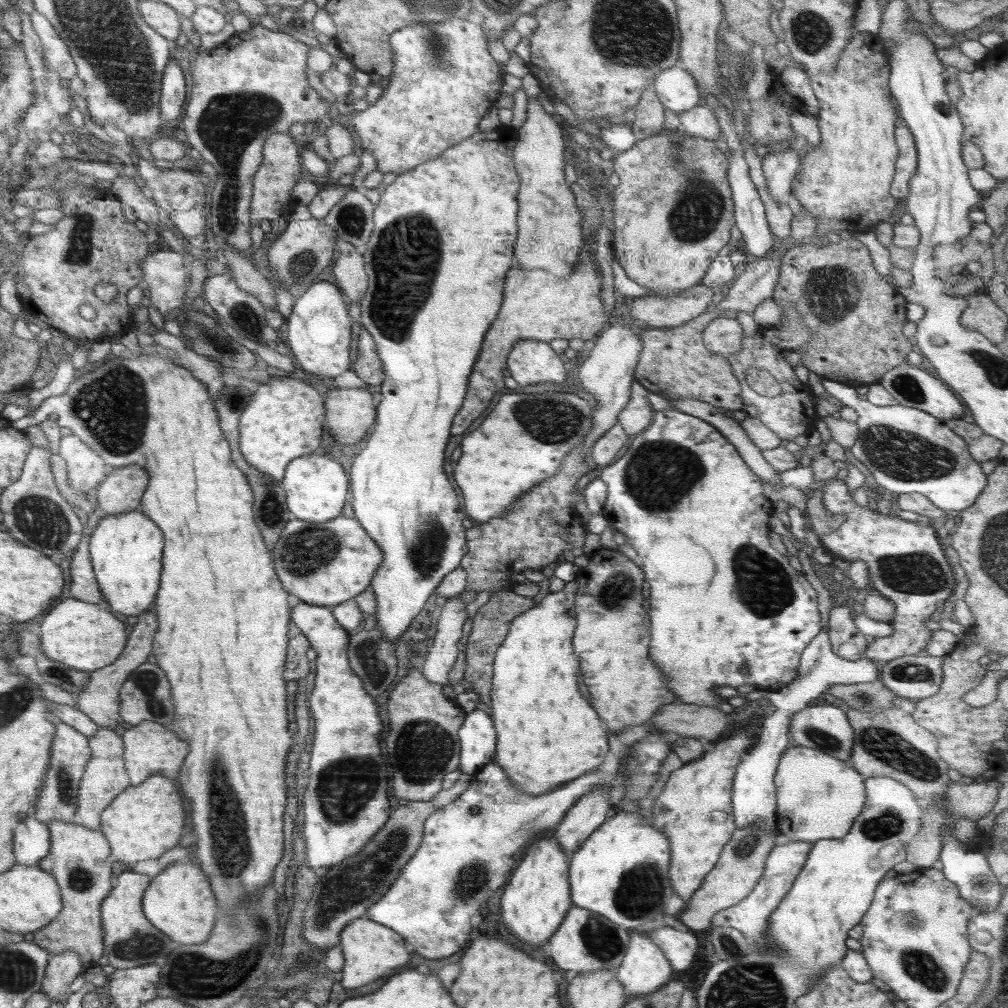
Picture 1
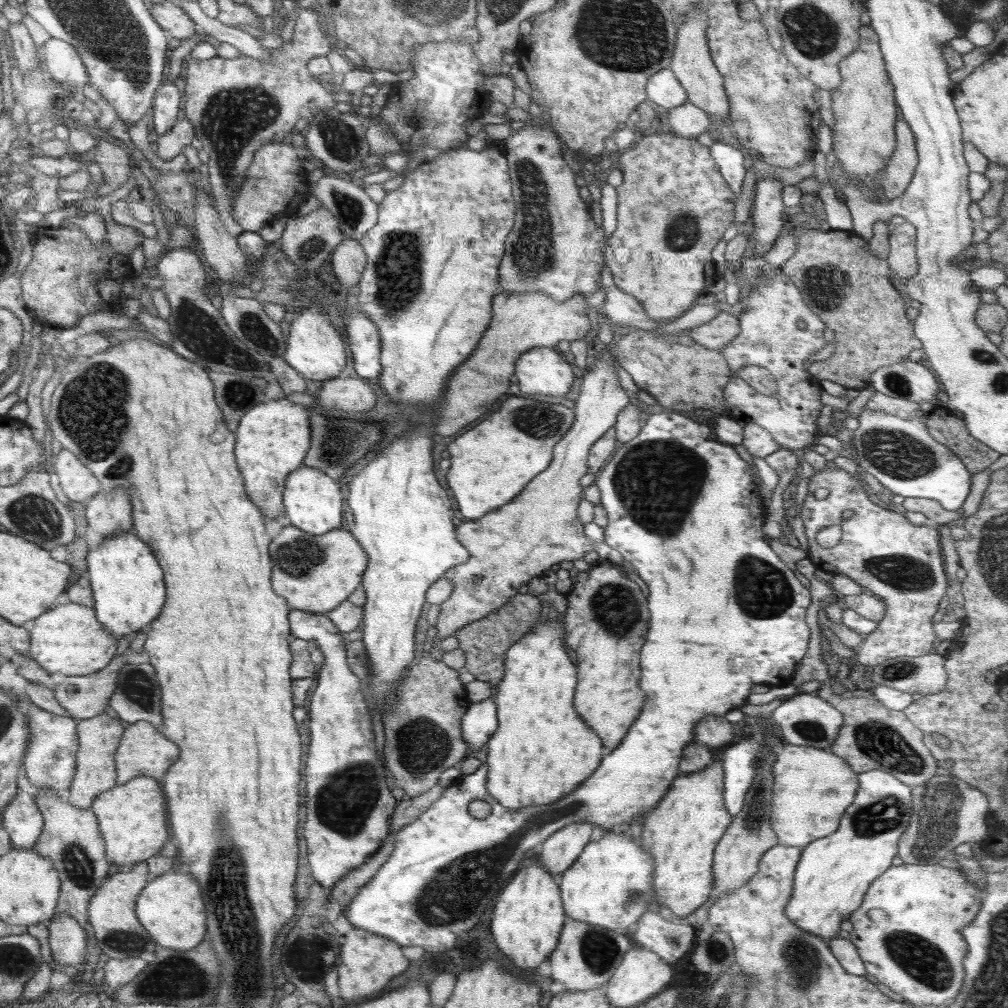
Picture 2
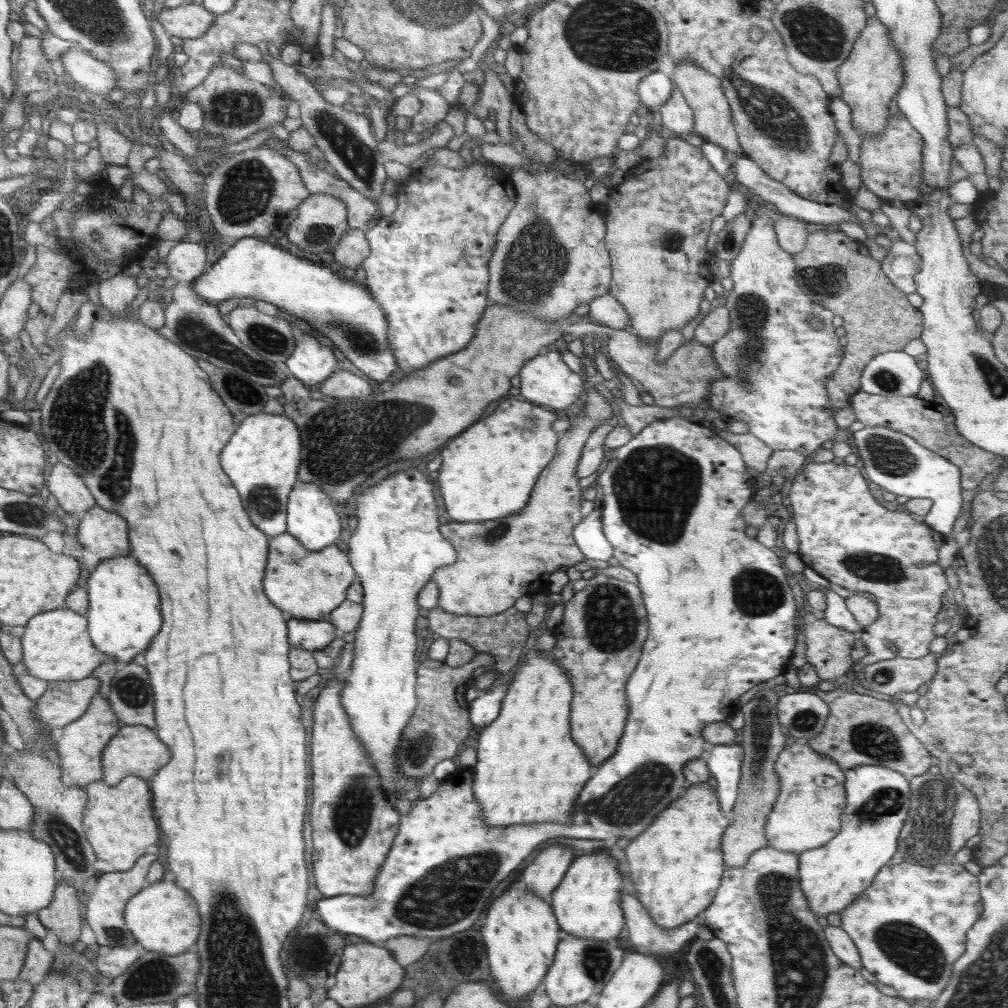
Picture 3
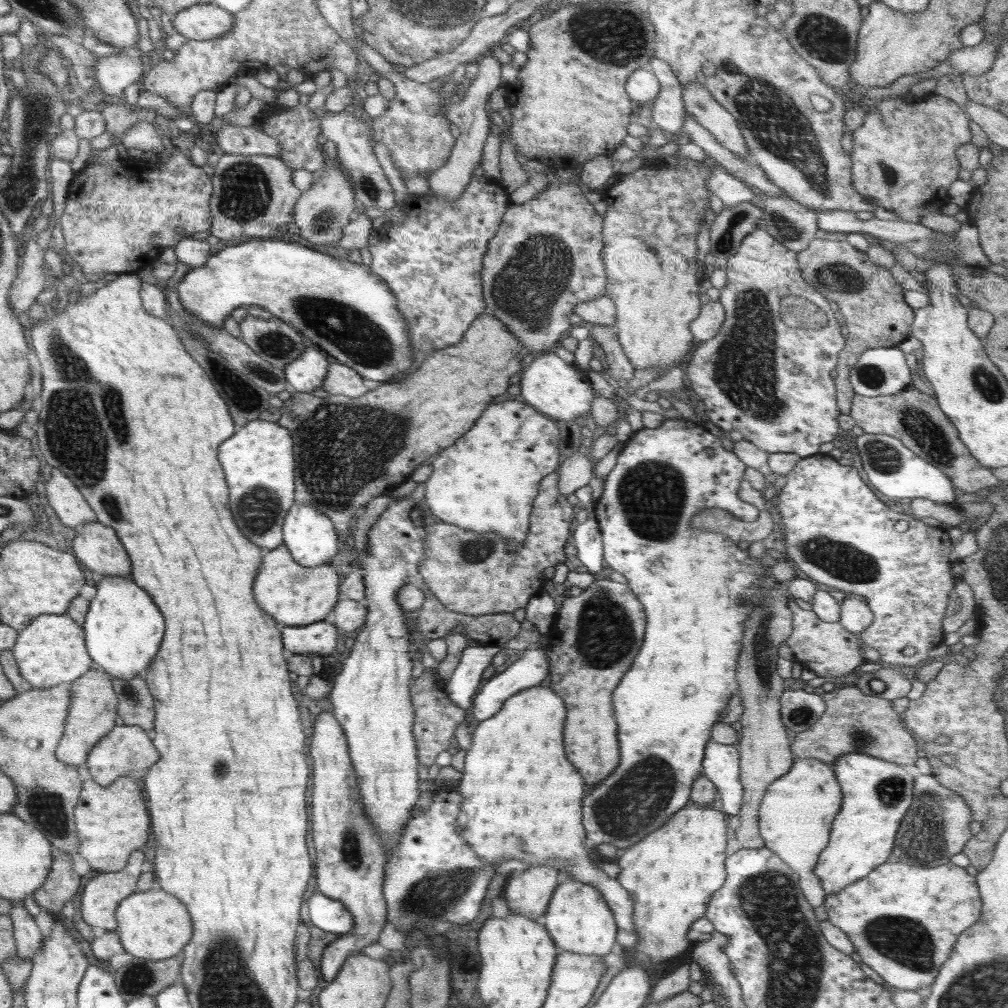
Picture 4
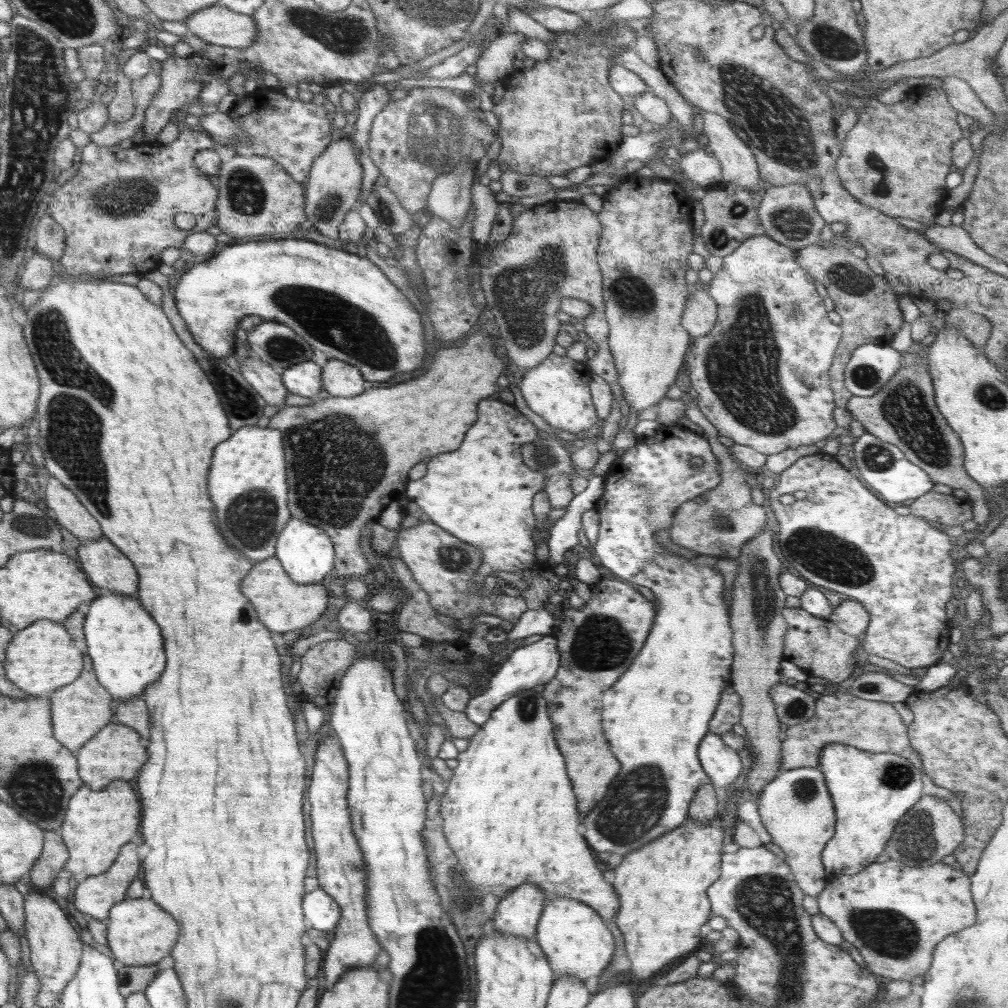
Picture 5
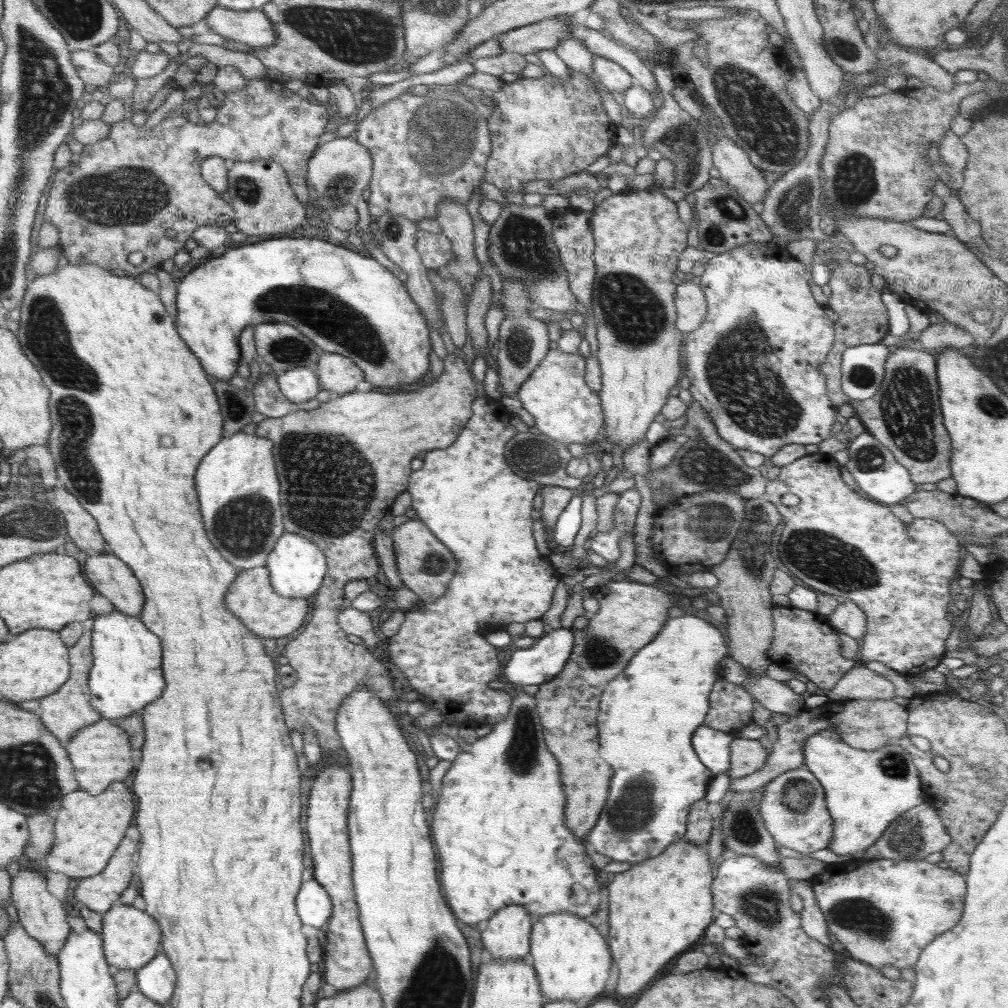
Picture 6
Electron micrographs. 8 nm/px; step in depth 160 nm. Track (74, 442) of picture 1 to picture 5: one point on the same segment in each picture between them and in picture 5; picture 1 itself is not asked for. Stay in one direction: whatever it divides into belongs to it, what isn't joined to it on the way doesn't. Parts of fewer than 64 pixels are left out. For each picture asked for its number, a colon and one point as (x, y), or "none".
2: (78, 484)
3: (74, 496)
4: (73, 511)
5: (77, 521)

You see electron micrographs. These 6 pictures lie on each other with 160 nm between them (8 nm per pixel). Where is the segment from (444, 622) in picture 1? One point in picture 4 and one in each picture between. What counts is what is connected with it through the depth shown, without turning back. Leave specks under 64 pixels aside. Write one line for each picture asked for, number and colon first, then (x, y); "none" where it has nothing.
2: (540, 527)
3: (497, 562)
4: (469, 573)

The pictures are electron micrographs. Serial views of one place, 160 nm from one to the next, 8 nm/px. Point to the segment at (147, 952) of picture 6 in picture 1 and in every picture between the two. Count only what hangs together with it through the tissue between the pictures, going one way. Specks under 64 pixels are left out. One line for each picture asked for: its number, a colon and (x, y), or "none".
1: (179, 902)
2: (170, 908)
3: (162, 918)
4: (153, 925)
5: (140, 933)

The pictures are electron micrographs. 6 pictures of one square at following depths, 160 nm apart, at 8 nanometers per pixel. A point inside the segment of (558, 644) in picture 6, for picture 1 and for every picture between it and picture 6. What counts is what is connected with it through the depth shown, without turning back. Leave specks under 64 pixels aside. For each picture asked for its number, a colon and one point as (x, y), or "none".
1: (478, 738)
2: (479, 723)
3: (485, 709)
4: (533, 666)
5: (527, 666)

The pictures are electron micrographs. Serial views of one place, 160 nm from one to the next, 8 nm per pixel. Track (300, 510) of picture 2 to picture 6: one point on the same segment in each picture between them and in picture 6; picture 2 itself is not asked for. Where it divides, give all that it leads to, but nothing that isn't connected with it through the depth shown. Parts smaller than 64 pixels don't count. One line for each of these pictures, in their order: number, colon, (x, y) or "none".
3: (312, 519)
4: (311, 539)
5: (306, 553)
6: (297, 567)

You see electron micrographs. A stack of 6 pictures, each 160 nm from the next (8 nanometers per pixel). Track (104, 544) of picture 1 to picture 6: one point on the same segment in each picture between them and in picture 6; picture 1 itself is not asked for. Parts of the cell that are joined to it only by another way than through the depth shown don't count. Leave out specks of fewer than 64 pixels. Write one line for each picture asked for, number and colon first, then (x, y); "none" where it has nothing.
2: (129, 589)
3: (124, 614)
4: (124, 628)
5: (125, 645)
6: (126, 677)

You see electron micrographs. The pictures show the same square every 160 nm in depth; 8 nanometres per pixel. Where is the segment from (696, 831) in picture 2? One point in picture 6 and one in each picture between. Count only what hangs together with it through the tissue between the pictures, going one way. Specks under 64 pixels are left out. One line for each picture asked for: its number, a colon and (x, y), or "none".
3: (676, 865)
4: (671, 874)
5: (663, 905)
6: (665, 903)

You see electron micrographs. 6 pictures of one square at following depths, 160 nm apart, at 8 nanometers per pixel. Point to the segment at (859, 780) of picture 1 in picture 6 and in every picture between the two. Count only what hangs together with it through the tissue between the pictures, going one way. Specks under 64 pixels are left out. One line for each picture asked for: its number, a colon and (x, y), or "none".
2: (812, 788)
3: (806, 814)
4: (796, 815)
5: (796, 808)
6: (793, 807)

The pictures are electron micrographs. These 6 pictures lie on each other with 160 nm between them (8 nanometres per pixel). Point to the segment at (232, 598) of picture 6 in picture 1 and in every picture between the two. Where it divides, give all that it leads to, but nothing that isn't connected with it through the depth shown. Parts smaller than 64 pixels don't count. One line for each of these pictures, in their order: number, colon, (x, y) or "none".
1: (326, 563)
2: (313, 573)
3: (305, 585)
4: (293, 595)
5: (282, 605)

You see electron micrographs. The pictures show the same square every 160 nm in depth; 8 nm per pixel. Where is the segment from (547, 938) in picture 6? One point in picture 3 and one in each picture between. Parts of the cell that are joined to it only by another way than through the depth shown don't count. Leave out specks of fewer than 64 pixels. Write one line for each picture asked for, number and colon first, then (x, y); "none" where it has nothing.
3: (586, 904)
4: (577, 920)
5: (578, 943)

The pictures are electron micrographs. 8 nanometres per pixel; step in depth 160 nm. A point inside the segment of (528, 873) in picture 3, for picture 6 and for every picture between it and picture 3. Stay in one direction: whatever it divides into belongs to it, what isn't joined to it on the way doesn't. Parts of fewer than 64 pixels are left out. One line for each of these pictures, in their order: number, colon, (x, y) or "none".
4: (528, 894)
5: (517, 915)
6: (507, 935)

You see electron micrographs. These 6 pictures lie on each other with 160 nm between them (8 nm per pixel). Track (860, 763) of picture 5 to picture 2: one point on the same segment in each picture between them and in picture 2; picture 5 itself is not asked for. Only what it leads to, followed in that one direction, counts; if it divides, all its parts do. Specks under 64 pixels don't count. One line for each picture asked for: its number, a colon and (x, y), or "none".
2: (833, 875)
3: (878, 799)
4: (876, 793)

